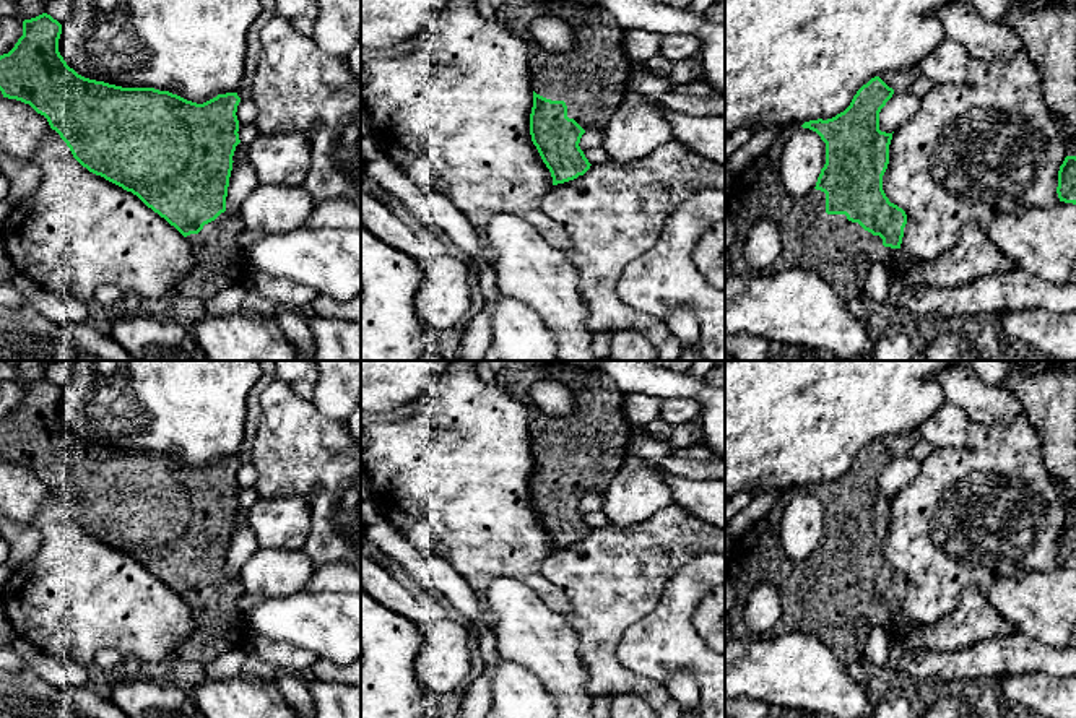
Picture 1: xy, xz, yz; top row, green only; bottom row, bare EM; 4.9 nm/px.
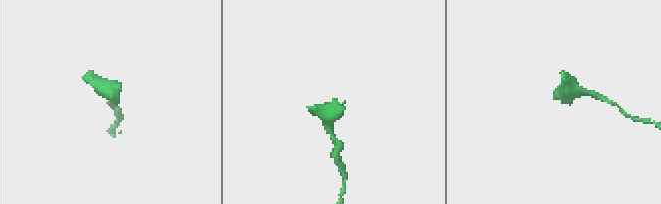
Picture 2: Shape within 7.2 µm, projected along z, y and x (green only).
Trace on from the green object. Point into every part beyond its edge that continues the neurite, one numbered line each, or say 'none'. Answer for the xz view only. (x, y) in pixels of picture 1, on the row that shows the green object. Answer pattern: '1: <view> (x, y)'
1: xz (590, 77)

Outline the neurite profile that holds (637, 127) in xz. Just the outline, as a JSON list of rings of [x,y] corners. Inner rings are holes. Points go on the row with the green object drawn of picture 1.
[[[629,88],[603,130],[601,146],[610,161],[631,166],[649,158],[658,146],[675,138],[663,117],[662,104],[644,99]]]

